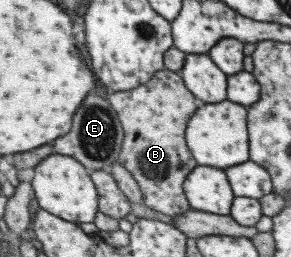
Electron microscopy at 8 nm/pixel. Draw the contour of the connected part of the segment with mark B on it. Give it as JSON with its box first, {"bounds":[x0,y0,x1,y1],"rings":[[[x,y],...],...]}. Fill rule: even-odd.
{"bounds":[108,70,197,217],"rings":[[[158,70],[138,88],[110,94],[108,102],[124,132],[122,150],[116,162],[137,182],[143,204],[169,217],[189,210],[182,185],[185,176],[197,165],[186,150],[184,128],[186,120],[194,114],[196,104],[194,96],[184,88],[179,73]]]}

